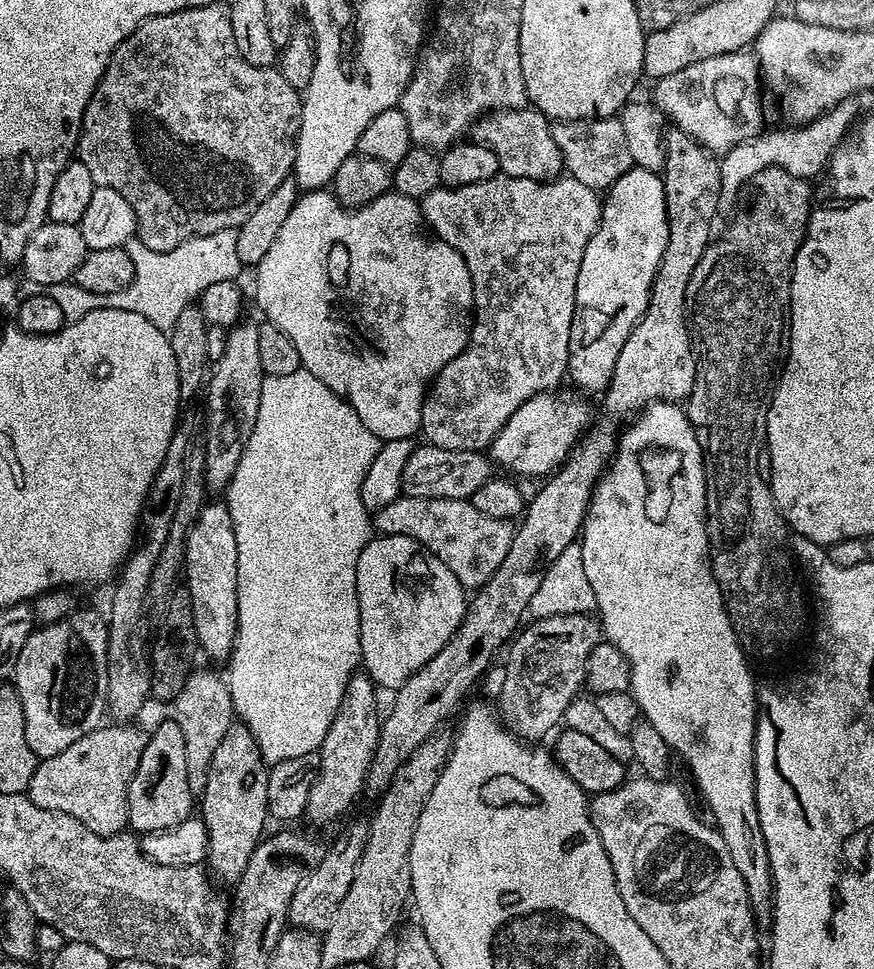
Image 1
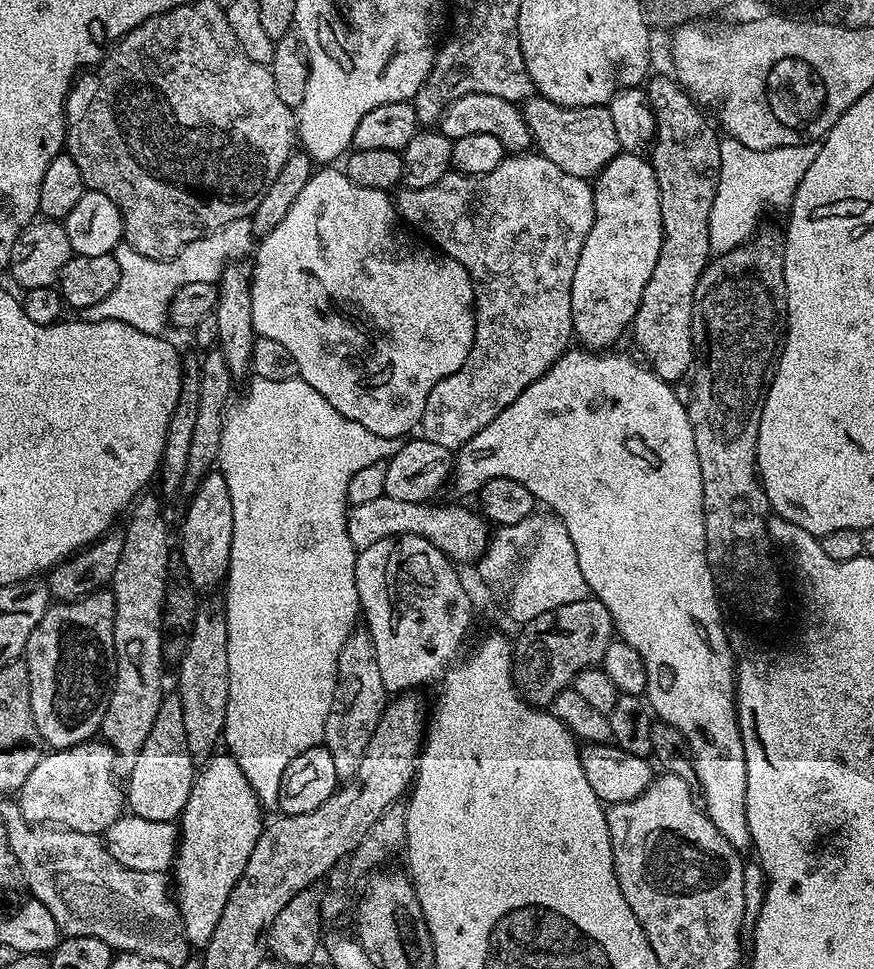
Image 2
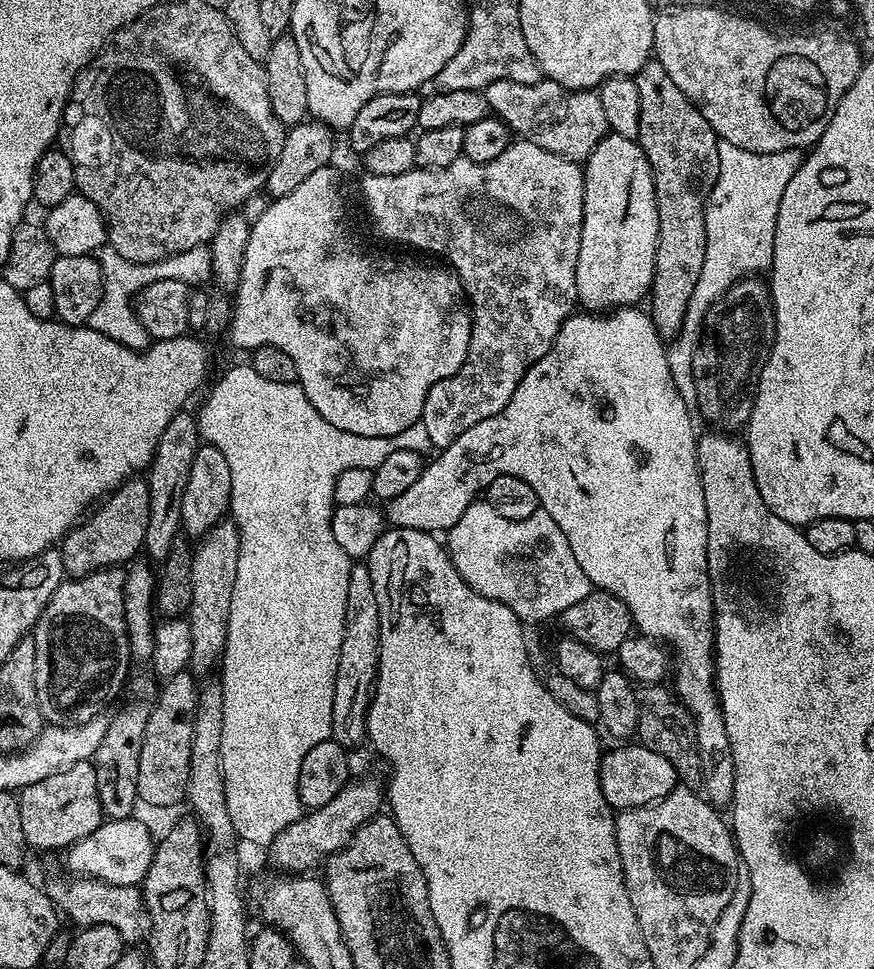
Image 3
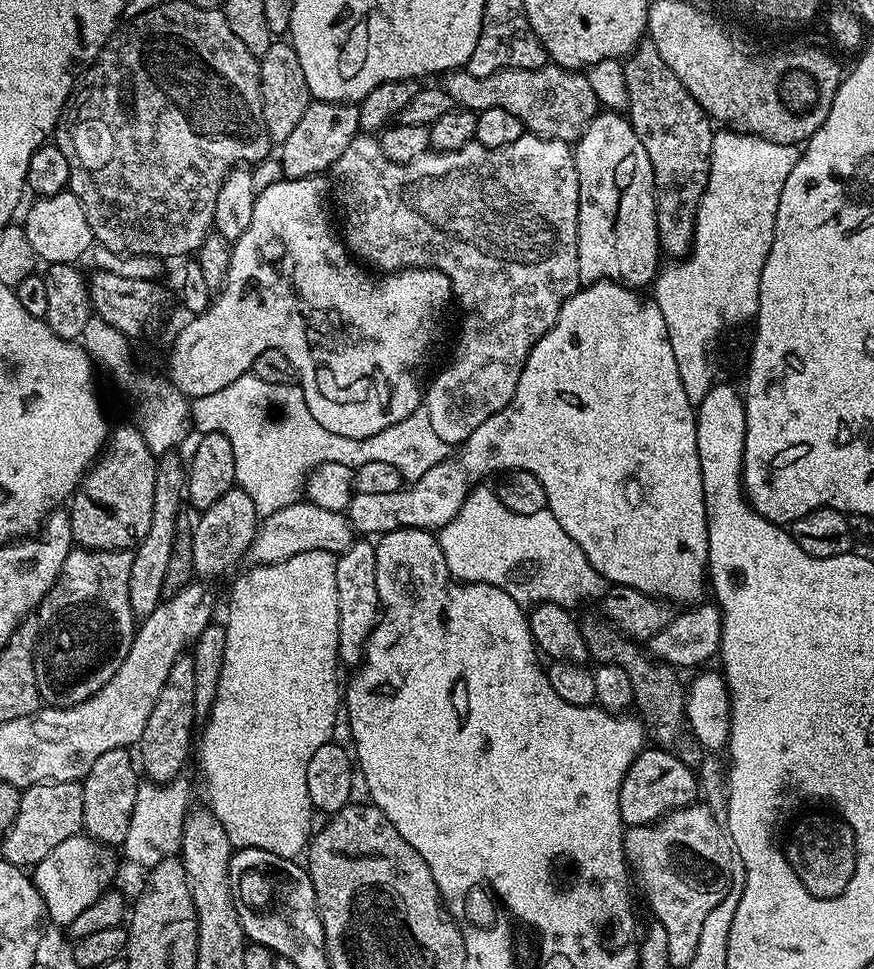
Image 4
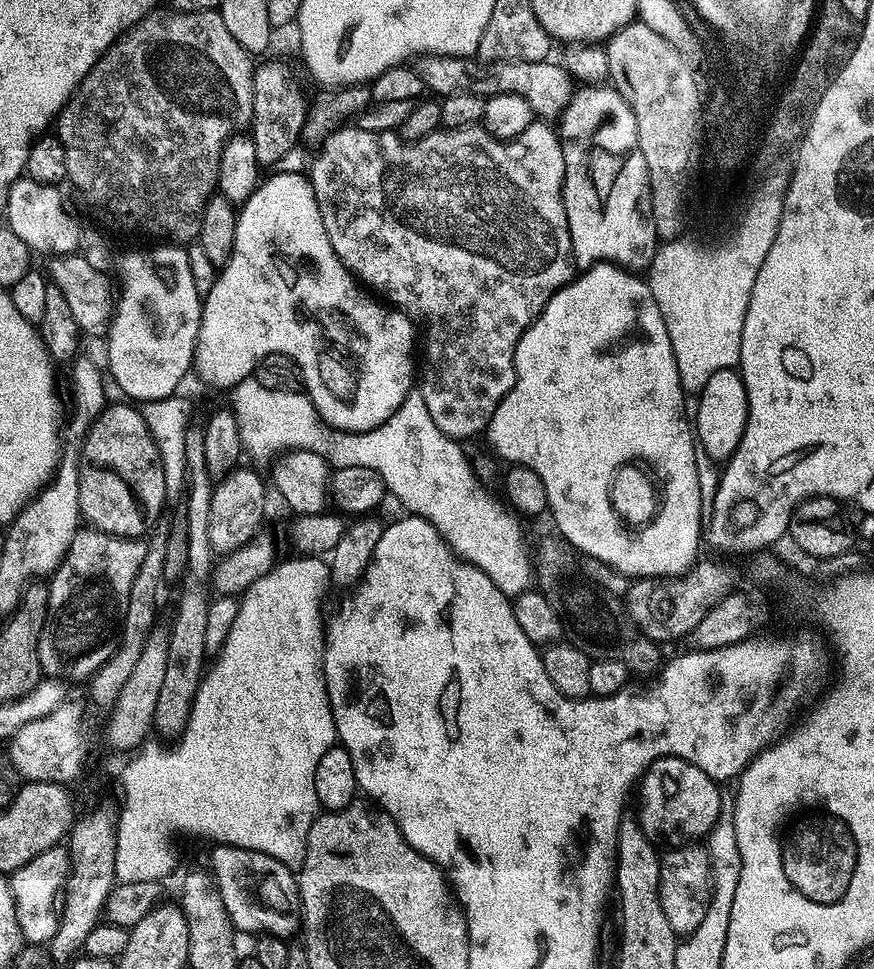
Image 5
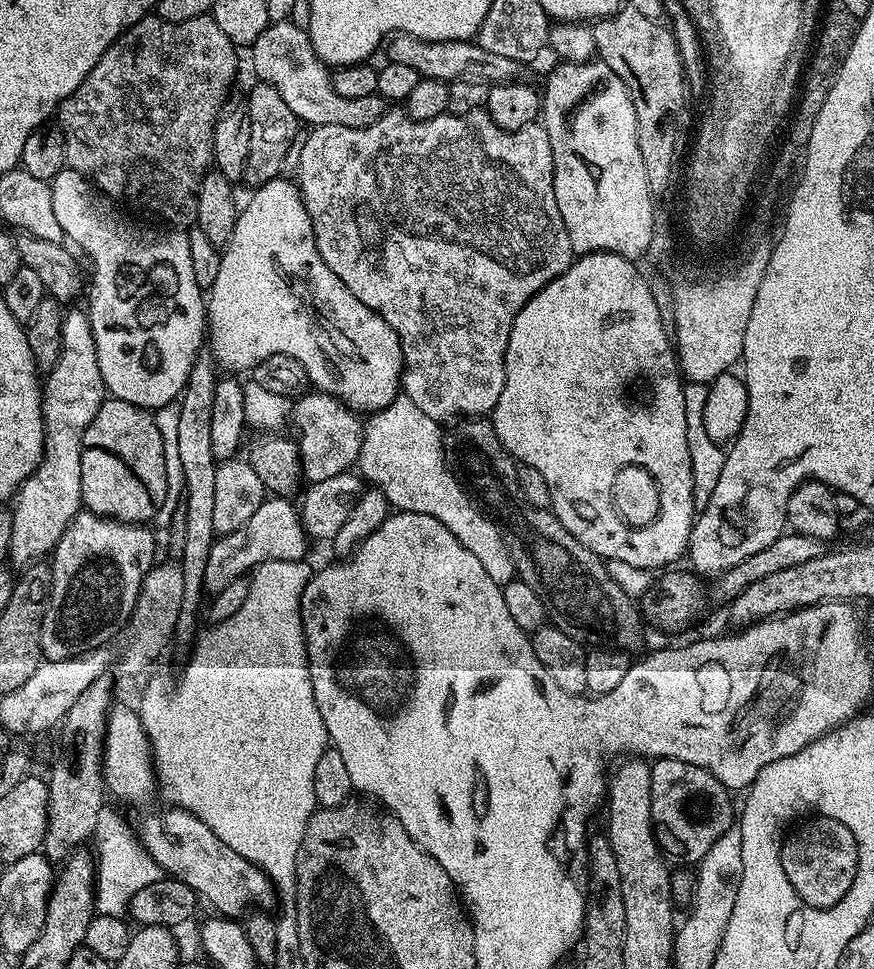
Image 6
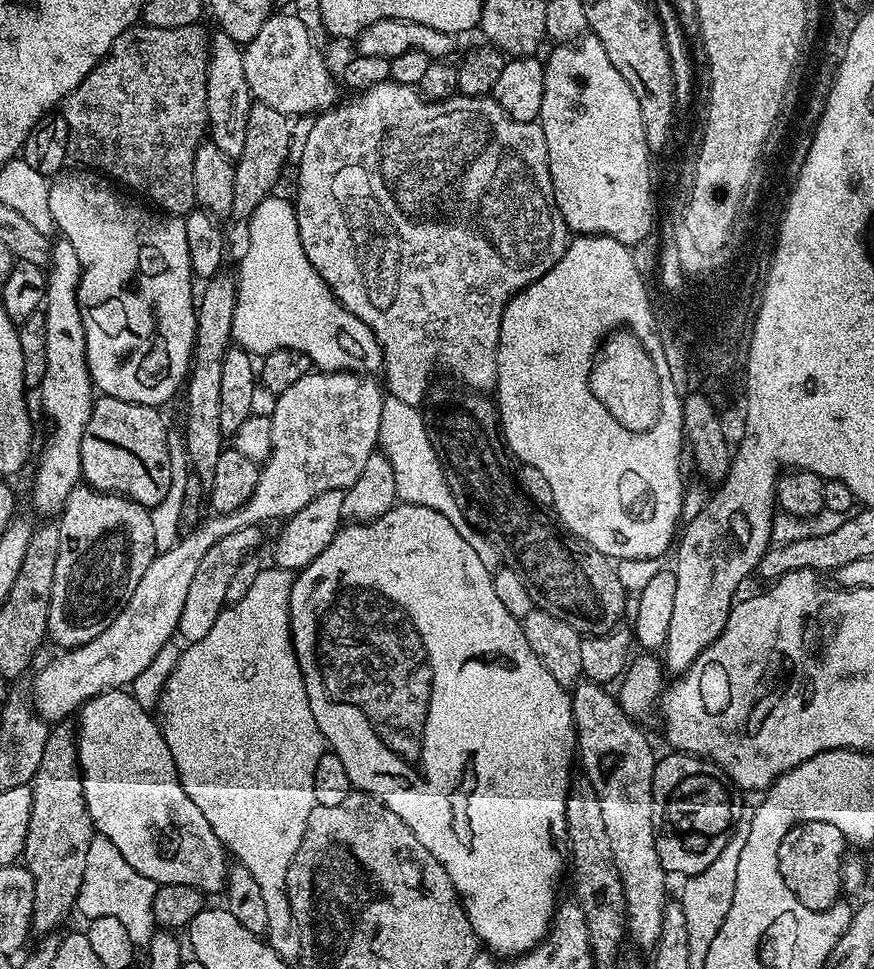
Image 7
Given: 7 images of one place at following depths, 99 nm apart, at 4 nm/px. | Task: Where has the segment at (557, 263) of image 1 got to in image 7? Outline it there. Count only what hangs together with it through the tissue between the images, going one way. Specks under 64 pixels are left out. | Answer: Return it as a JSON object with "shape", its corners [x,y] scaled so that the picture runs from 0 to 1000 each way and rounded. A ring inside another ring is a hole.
{"shape":[[[445,85],[445,86],[442,86],[442,87],[434,87],[434,88],[432,88],[432,89],[428,89],[428,90],[427,90],[427,91],[423,91],[423,92],[420,92],[420,93],[416,93],[416,94],[413,94],[413,95],[412,95],[412,96],[411,96],[411,98],[408,98],[408,99],[412,99],[412,100],[410,100],[410,101],[408,101],[408,103],[407,103],[407,104],[405,104],[405,105],[404,105],[404,107],[394,107],[394,106],[390,106],[390,107],[389,107],[389,108],[388,108],[388,109],[386,109],[386,110],[383,110],[383,111],[381,111],[381,112],[379,112],[379,114],[376,114],[376,115],[374,115],[374,116],[372,116],[372,117],[370,117],[370,118],[366,118],[366,119],[363,119],[363,120],[362,120],[362,125],[360,125],[360,126],[359,126],[359,134],[357,134],[357,135],[356,135],[356,137],[355,137],[355,140],[354,140],[354,141],[352,141],[352,143],[351,143],[351,148],[350,148],[350,153],[349,153],[349,155],[348,155],[348,156],[347,156],[347,158],[346,158],[346,163],[344,163],[344,165],[343,165],[343,167],[342,167],[342,168],[341,168],[341,174],[343,174],[343,191],[341,191],[341,192],[340,192],[340,194],[339,194],[339,202],[338,202],[338,201],[336,201],[336,214],[338,214],[338,217],[339,217],[339,228],[340,228],[340,229],[341,229],[341,241],[342,241],[342,243],[343,243],[343,249],[344,249],[344,250],[346,250],[346,258],[350,258],[350,266],[355,266],[355,270],[356,270],[356,271],[357,271],[357,273],[358,273],[358,275],[359,275],[359,279],[364,279],[364,283],[365,283],[365,284],[366,284],[366,286],[367,286],[367,287],[370,287],[370,289],[372,289],[372,290],[373,290],[373,292],[375,292],[375,296],[376,296],[376,297],[379,297],[379,299],[380,299],[380,302],[382,302],[382,303],[383,303],[383,305],[384,305],[384,308],[386,308],[386,310],[388,310],[388,311],[389,311],[389,314],[390,314],[390,316],[392,316],[392,317],[394,317],[394,318],[395,318],[395,319],[396,319],[396,320],[400,320],[400,324],[405,324],[405,325],[406,325],[406,326],[408,326],[408,328],[410,328],[410,329],[411,329],[411,330],[413,330],[413,331],[414,331],[414,332],[419,332],[419,336],[423,336],[423,341],[424,341],[424,342],[426,342],[426,344],[427,344],[427,345],[429,345],[429,347],[430,347],[430,348],[431,348],[431,349],[432,349],[432,353],[434,353],[434,354],[435,354],[435,360],[437,360],[437,362],[439,362],[439,375],[438,375],[438,377],[437,377],[437,388],[441,388],[441,390],[442,390],[442,391],[444,391],[444,400],[443,400],[443,404],[444,404],[444,405],[445,405],[445,406],[446,406],[446,408],[447,408],[447,409],[450,409],[450,410],[451,410],[451,411],[455,411],[455,412],[457,412],[457,413],[459,413],[459,414],[460,414],[460,415],[465,415],[465,416],[466,416],[466,417],[474,417],[474,418],[477,418],[477,419],[481,419],[481,418],[484,418],[484,417],[485,417],[485,416],[486,416],[486,413],[487,413],[487,410],[489,410],[489,409],[490,409],[490,408],[491,408],[491,405],[492,405],[492,399],[491,399],[491,400],[490,400],[490,391],[492,391],[492,390],[493,390],[493,388],[494,388],[494,383],[497,383],[497,382],[498,382],[498,380],[499,380],[499,379],[503,379],[503,380],[509,380],[509,382],[510,382],[510,383],[513,383],[513,384],[514,384],[514,386],[515,386],[515,387],[517,387],[517,388],[518,388],[518,390],[519,390],[519,391],[522,391],[522,392],[518,392],[518,393],[522,393],[522,394],[525,394],[525,395],[526,395],[526,396],[527,396],[527,397],[530,397],[530,399],[533,399],[533,400],[538,400],[538,401],[541,401],[541,402],[543,402],[543,404],[546,404],[546,405],[548,405],[548,406],[550,406],[550,407],[558,407],[558,406],[562,406],[562,405],[563,405],[563,404],[564,404],[564,401],[566,401],[566,398],[568,398],[568,387],[569,387],[569,386],[570,386],[570,353],[571,353],[571,352],[572,352],[572,333],[573,333],[573,332],[574,332],[574,324],[576,324],[576,323],[577,323],[577,321],[578,321],[578,320],[579,320],[579,316],[580,316],[580,315],[581,315],[581,311],[582,311],[582,310],[585,310],[585,309],[586,309],[586,307],[587,307],[587,305],[589,305],[589,304],[590,304],[590,302],[592,302],[592,301],[595,301],[595,300],[596,300],[596,299],[598,299],[598,298],[600,298],[600,297],[605,297],[605,296],[606,296],[606,295],[608,295],[608,294],[609,294],[609,292],[611,292],[611,291],[612,291],[612,289],[614,289],[614,288],[616,288],[616,287],[620,287],[620,283],[625,283],[625,282],[626,282],[626,281],[628,281],[628,279],[629,279],[629,278],[630,278],[630,277],[633,277],[633,276],[634,276],[634,275],[635,275],[635,273],[636,273],[636,271],[638,271],[638,269],[641,269],[641,267],[643,267],[643,265],[644,265],[644,264],[645,264],[645,263],[646,263],[646,262],[648,262],[648,258],[649,258],[649,257],[650,257],[650,254],[651,254],[651,251],[652,251],[652,240],[651,240],[651,237],[650,237],[650,234],[649,234],[649,233],[648,233],[648,229],[646,229],[646,228],[645,228],[645,226],[644,226],[644,225],[643,225],[643,221],[642,221],[642,220],[641,220],[641,218],[640,218],[640,217],[638,217],[638,213],[637,213],[637,212],[636,212],[636,205],[635,205],[635,204],[634,204],[634,192],[633,192],[633,191],[632,191],[632,185],[630,185],[630,184],[629,184],[629,167],[628,167],[628,166],[627,166],[627,151],[626,151],[626,149],[625,149],[625,142],[624,142],[624,141],[622,141],[622,135],[620,135],[620,134],[619,134],[619,133],[618,133],[618,130],[617,130],[617,127],[613,127],[613,126],[610,126],[610,127],[606,127],[606,128],[603,128],[603,127],[602,127],[602,126],[588,126],[588,125],[587,125],[587,124],[586,124],[586,123],[585,123],[585,122],[582,122],[582,120],[581,120],[581,119],[580,119],[580,118],[579,118],[579,114],[574,114],[574,109],[570,109],[570,105],[569,105],[569,104],[568,104],[568,103],[564,103],[564,102],[563,102],[563,100],[562,100],[562,98],[556,98],[556,99],[529,99],[529,98],[525,98],[525,97],[523,97],[523,98],[521,98],[521,99],[518,99],[518,100],[517,100],[517,102],[516,102],[516,104],[515,104],[515,109],[509,109],[509,108],[508,108],[508,107],[507,107],[507,106],[503,106],[503,105],[491,105],[491,104],[489,104],[489,103],[486,103],[486,102],[485,102],[485,100],[484,100],[484,99],[482,99],[482,98],[481,98],[481,96],[479,96],[479,94],[477,94],[477,92],[476,92],[476,91],[470,91],[470,90],[469,90],[469,89],[460,89],[460,88],[459,88],[459,87],[451,87],[451,86],[447,86],[447,85]]]}

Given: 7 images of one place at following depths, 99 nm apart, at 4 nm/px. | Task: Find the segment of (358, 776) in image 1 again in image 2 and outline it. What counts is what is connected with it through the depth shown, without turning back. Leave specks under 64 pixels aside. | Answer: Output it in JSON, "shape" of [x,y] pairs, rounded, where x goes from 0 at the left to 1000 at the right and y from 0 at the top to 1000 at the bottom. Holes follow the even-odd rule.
{"shape":[[[408,646],[396,658],[391,675],[387,675],[380,736],[373,741],[368,765],[370,771],[378,774],[378,782],[382,782],[382,795],[390,806],[402,805],[403,800],[410,795],[414,778],[423,767],[423,757],[428,757],[428,749],[432,749],[445,721],[444,709],[437,704],[432,679],[428,676],[428,663],[420,647]]]}

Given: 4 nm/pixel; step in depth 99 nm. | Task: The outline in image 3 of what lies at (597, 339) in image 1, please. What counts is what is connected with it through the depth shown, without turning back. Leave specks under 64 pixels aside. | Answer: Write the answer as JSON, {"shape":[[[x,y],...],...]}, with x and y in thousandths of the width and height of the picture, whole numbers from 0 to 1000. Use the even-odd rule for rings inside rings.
{"shape":[[[697,135],[684,147],[684,151],[667,166],[668,174],[668,224],[666,225],[666,250],[661,258],[659,276],[659,309],[669,314],[672,321],[686,324],[692,320],[704,320],[728,316],[732,309],[746,300],[748,270],[753,254],[753,217],[746,187],[746,172],[735,155],[735,151],[712,138]]]}

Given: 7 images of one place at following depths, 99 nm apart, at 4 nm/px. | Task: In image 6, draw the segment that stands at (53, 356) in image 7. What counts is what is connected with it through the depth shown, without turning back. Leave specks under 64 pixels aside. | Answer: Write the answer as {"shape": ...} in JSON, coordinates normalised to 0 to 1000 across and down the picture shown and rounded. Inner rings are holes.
{"shape":[[[79,317],[73,323],[71,361],[62,382],[54,385],[48,396],[50,472],[46,480],[27,494],[11,524],[14,546],[9,572],[13,581],[22,584],[49,579],[58,572],[87,529],[93,527],[94,448],[98,448],[98,440],[108,436],[121,412],[101,323],[95,317],[87,317]]]}

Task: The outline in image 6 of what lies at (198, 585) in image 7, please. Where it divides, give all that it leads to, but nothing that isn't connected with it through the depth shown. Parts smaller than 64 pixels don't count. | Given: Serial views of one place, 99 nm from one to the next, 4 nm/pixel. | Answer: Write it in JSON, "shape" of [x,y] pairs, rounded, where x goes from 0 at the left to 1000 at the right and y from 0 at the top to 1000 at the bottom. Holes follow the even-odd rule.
{"shape":[[[304,514],[291,531],[284,536],[281,543],[268,547],[263,551],[251,554],[240,568],[240,576],[236,576],[236,592],[233,605],[238,609],[251,609],[263,605],[268,596],[287,591],[295,582],[305,578],[347,579],[348,557],[350,550],[348,539],[343,535],[340,521],[334,521],[330,514]]]}

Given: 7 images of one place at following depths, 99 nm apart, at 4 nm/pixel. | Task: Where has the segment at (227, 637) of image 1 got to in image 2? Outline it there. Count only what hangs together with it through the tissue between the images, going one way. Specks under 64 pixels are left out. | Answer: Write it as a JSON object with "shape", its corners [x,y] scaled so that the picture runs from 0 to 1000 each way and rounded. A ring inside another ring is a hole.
{"shape":[[[249,485],[236,488],[220,512],[214,513],[213,520],[215,525],[206,541],[204,573],[211,578],[215,601],[225,609],[251,608],[261,593],[263,563],[268,555],[268,526],[263,522],[263,506],[256,490]]]}

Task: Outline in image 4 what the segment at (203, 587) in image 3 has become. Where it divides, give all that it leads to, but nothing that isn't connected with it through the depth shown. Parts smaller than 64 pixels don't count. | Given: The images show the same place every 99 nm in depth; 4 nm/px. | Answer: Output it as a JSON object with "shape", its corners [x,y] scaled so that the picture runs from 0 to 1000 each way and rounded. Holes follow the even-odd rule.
{"shape":[[[268,502],[245,522],[232,525],[228,529],[224,546],[220,552],[222,559],[222,576],[220,588],[225,595],[252,594],[261,590],[275,577],[280,577],[287,567],[295,544],[295,529],[291,518],[286,518],[286,510],[281,510],[275,503]]]}

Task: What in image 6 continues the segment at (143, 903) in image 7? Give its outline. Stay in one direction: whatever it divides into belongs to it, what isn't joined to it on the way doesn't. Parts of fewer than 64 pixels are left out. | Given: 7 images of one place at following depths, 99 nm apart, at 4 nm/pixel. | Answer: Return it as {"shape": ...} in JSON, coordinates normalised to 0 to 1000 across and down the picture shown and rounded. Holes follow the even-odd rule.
{"shape":[[[116,848],[108,864],[108,882],[110,884],[110,941],[116,945],[141,946],[148,940],[151,929],[158,918],[173,916],[176,910],[185,906],[185,898],[176,885],[167,880],[158,866],[142,850]]]}

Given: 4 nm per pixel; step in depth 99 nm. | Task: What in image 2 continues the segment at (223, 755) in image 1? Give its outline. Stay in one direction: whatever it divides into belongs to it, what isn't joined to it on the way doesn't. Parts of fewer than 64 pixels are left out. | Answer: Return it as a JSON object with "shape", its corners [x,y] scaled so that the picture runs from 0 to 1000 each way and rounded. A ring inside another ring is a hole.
{"shape":[[[244,778],[232,785],[220,809],[217,824],[213,824],[211,837],[204,843],[206,870],[201,872],[199,889],[199,928],[206,941],[206,957],[220,976],[236,976],[240,972],[245,956],[249,956],[249,947],[254,947],[254,939],[259,939],[259,927],[263,927],[263,918],[268,918],[272,906],[277,906],[277,898],[281,898],[281,890],[286,890],[286,881],[291,881],[291,873],[304,849],[297,826],[281,799],[277,799],[277,791],[272,791],[265,779],[252,779]]]}

